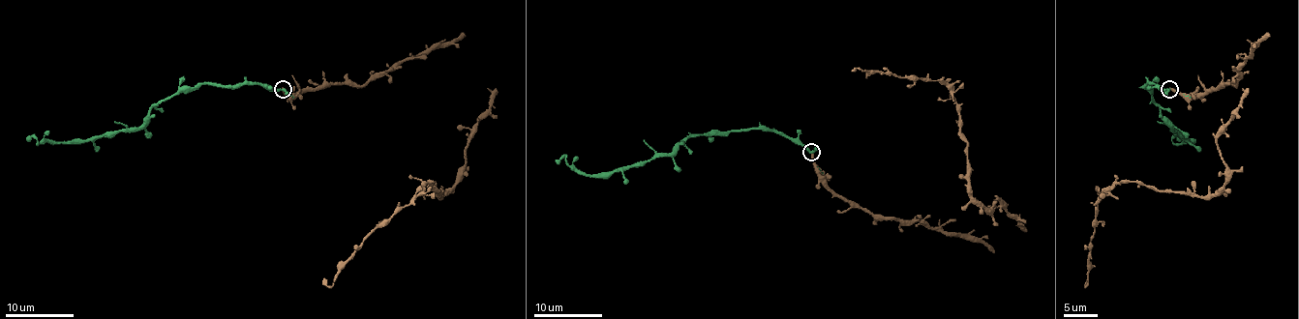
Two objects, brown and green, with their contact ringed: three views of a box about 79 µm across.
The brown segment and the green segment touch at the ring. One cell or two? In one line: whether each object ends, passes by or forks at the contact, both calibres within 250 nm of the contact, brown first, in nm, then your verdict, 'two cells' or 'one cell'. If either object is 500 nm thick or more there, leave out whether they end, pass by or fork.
brown ends; green passes by; calibres 320 and 280 nm; one cell

